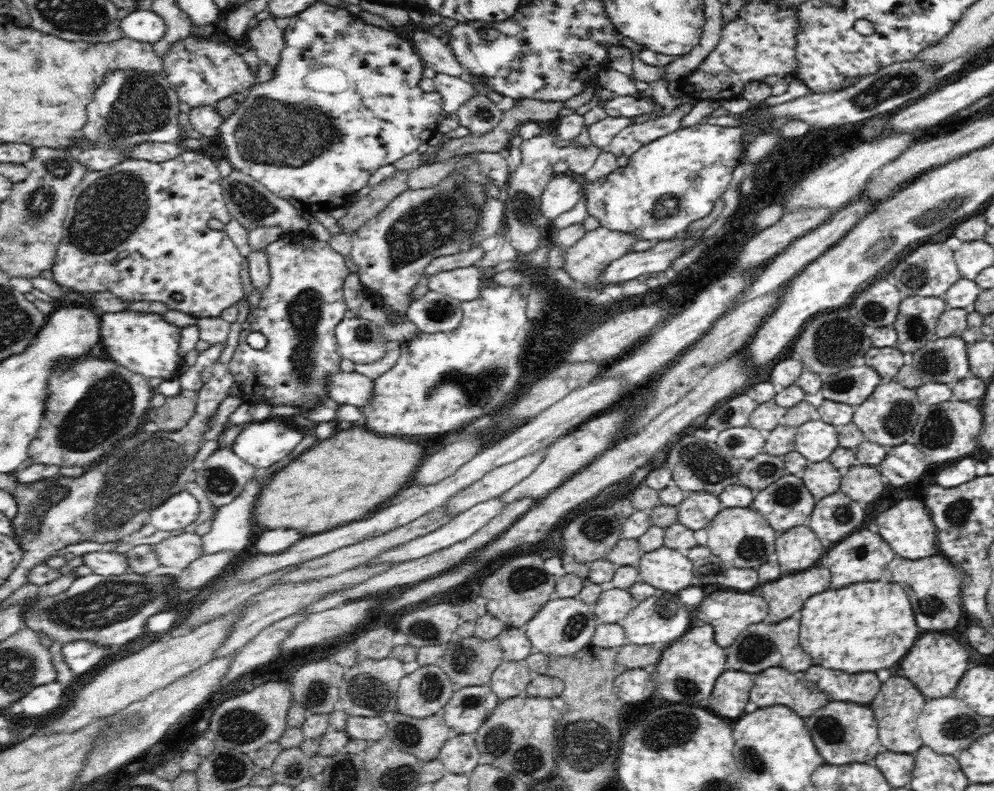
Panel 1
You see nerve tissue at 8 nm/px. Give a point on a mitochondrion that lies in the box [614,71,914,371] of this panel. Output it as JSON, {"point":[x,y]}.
{"point":[669,206]}

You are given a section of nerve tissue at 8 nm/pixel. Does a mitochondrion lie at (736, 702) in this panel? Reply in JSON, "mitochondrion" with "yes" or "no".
{"mitochondrion":"no"}

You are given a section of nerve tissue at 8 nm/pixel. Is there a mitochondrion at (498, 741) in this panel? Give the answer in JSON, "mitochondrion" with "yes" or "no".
{"mitochondrion":"yes"}

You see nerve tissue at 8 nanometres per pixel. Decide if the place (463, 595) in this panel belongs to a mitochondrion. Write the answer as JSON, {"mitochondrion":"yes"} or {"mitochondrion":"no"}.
{"mitochondrion":"no"}

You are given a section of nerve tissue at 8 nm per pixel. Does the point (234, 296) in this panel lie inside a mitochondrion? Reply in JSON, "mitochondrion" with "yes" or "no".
{"mitochondrion":"no"}

